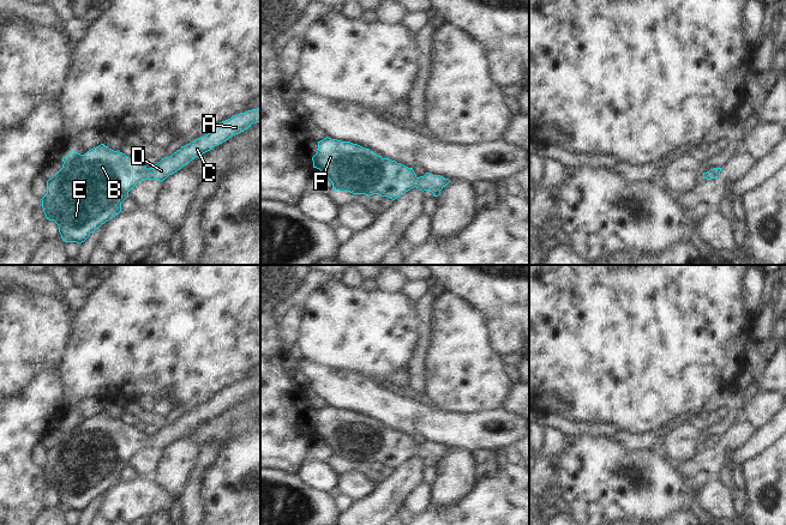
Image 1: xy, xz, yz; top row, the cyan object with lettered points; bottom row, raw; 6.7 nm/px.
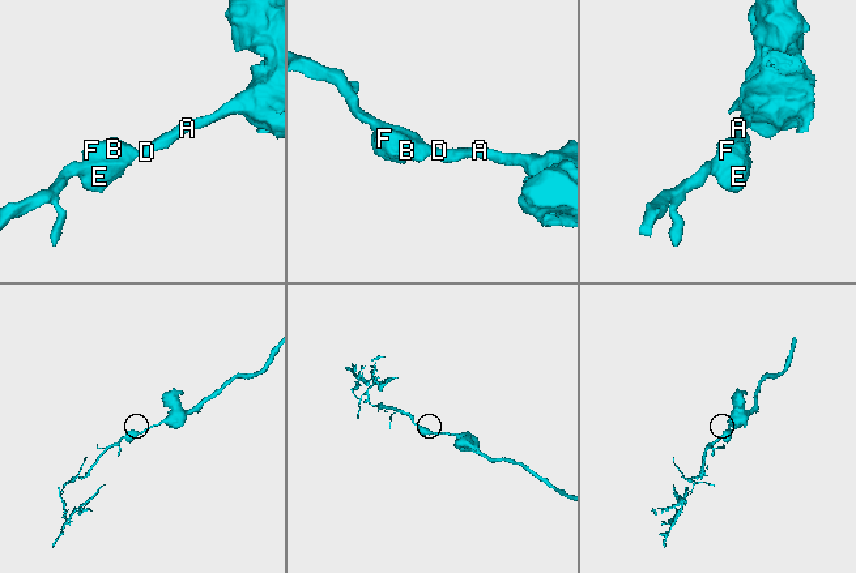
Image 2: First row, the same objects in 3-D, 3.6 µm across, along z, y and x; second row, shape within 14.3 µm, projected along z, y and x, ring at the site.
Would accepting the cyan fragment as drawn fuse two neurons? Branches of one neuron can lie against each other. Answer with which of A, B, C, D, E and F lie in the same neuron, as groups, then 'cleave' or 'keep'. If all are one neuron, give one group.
A B C D E F | keep

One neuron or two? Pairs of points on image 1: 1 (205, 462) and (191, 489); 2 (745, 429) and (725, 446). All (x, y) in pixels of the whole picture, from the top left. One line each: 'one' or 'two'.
1: one
2: one

